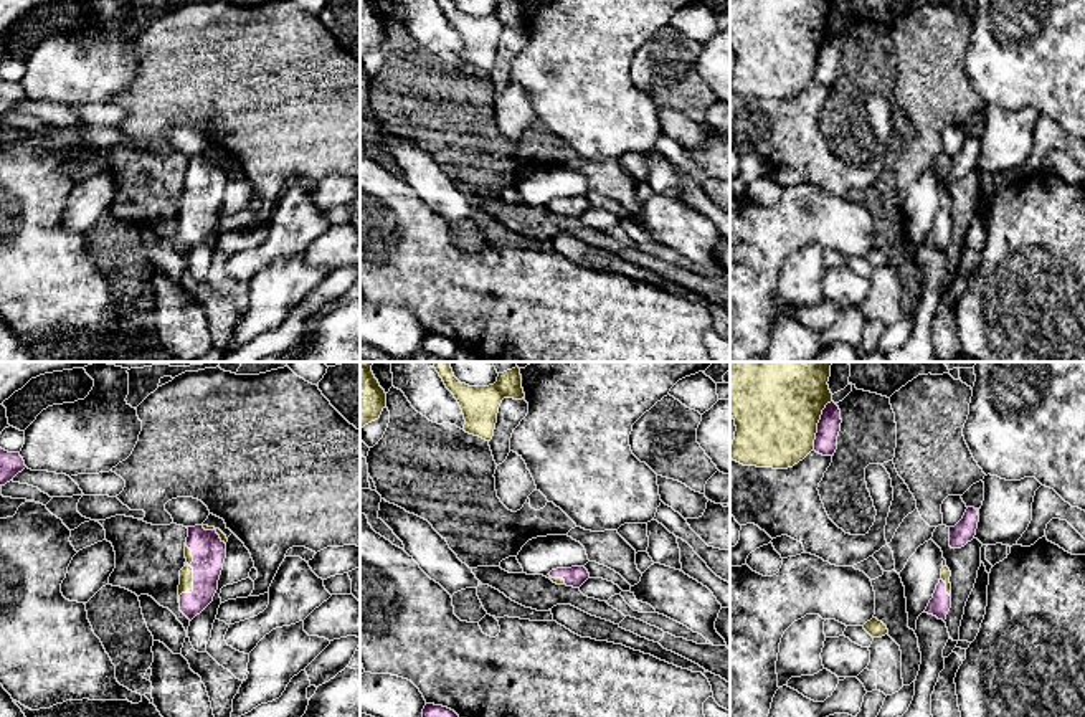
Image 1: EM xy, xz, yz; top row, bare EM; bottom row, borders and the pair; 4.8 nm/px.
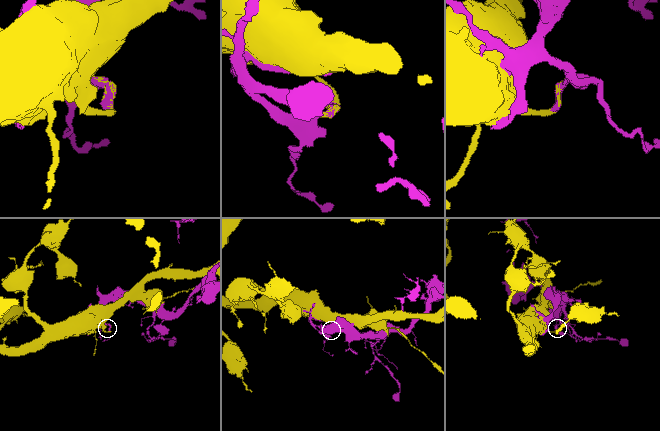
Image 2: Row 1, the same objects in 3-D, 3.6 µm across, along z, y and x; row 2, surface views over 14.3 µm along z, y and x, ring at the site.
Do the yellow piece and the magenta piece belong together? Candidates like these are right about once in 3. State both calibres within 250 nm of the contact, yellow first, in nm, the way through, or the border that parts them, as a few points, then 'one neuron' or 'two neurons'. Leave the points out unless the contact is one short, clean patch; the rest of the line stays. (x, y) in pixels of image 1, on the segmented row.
70/170 nm | two neurons

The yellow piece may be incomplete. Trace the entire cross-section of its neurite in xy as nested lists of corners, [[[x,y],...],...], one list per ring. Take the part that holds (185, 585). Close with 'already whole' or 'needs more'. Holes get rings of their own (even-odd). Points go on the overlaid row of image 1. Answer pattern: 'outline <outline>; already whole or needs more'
outline [[[185,542],[185,558],[187,558],[187,565],[180,570],[178,603],[182,593],[193,591],[193,568],[190,567],[193,557],[192,557],[192,550],[187,547],[187,542]]]; already whole

